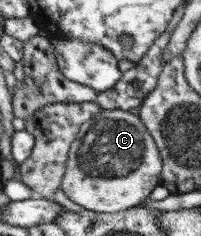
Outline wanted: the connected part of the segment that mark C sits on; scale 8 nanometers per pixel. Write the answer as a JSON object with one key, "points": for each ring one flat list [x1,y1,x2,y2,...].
{"points":[[100,110,80,125,74,141,70,143,64,176,58,189,72,203,80,205,87,211,114,214,148,200,152,189,159,186,160,173,160,155,139,117,122,110]]}

